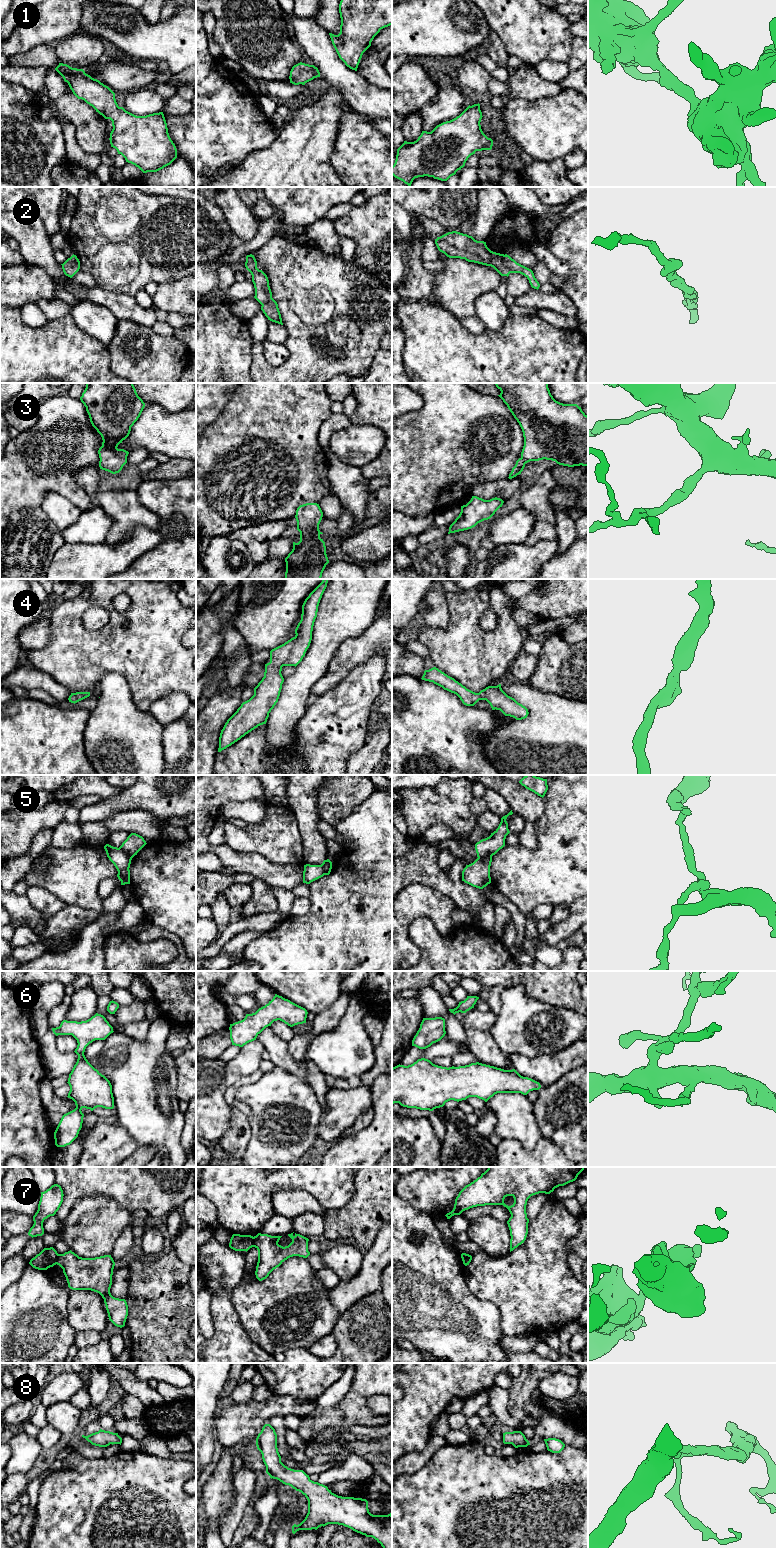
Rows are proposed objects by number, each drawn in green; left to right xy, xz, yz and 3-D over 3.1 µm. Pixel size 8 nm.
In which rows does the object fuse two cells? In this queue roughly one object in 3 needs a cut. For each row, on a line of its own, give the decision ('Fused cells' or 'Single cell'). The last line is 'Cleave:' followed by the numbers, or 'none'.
1: Single cell
2: Single cell
3: Single cell
4: Single cell
5: Fused cells
6: Single cell
7: Fused cells
8: Single cell
Cleave: 5, 7

